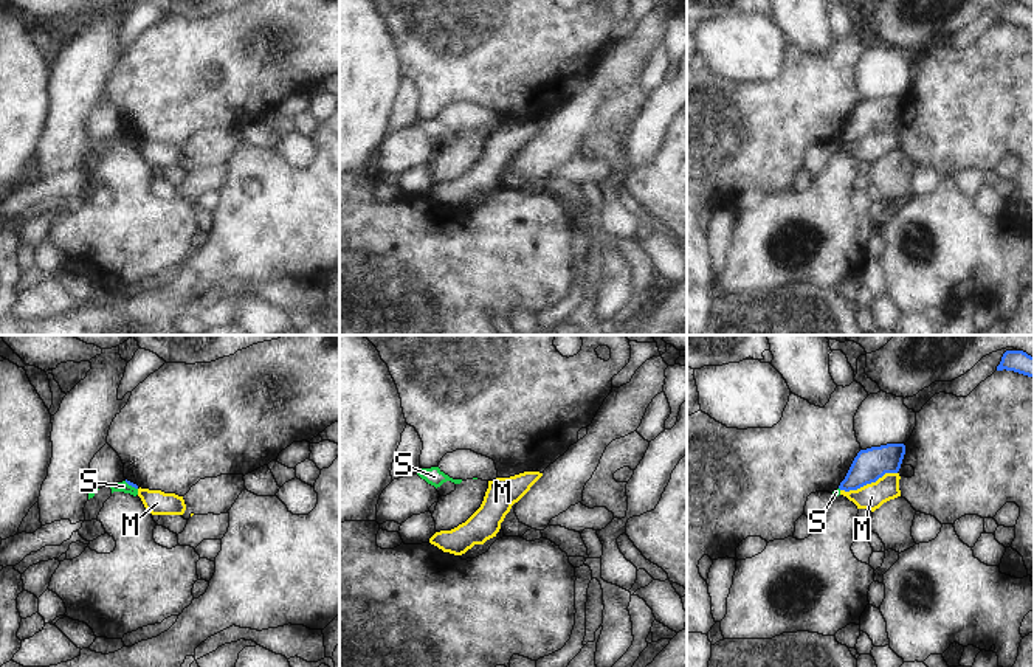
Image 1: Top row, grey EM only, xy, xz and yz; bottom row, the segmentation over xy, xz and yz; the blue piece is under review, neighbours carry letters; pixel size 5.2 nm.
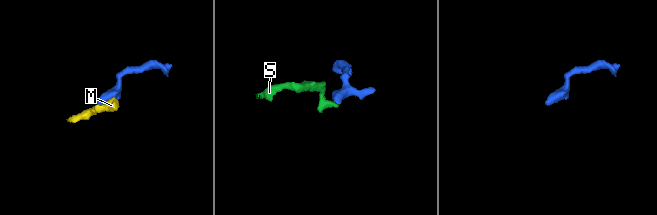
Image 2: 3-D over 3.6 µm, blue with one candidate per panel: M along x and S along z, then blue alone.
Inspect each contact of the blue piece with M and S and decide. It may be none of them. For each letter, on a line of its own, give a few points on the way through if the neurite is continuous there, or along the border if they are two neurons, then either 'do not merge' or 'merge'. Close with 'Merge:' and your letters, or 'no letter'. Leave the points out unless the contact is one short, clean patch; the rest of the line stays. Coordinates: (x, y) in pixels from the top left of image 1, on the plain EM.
M: border yz (896, 124), (887, 124), (856, 141), (840, 143); do not merge
S: border xy (124, 134), (137, 141); do not merge
Merge: no letter

